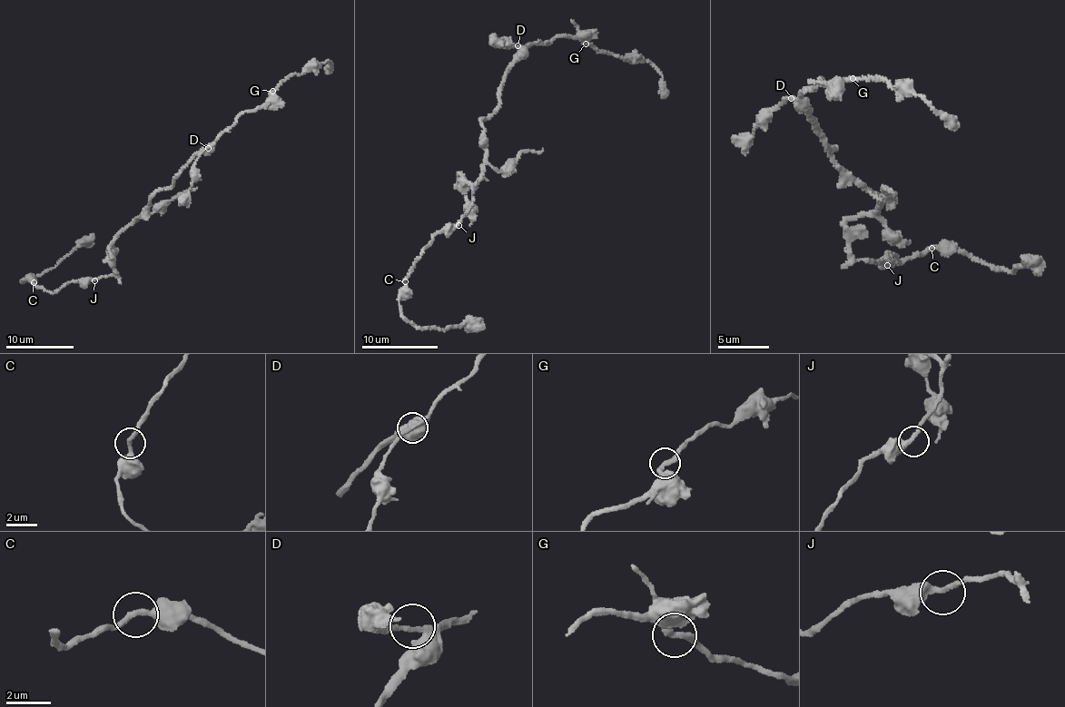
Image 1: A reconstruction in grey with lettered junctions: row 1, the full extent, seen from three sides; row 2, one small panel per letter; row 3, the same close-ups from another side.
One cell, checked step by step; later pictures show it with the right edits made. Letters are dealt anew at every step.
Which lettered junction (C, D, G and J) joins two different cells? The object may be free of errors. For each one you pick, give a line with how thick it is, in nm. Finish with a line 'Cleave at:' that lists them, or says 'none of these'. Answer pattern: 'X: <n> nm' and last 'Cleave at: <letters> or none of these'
Cleave at: none of these

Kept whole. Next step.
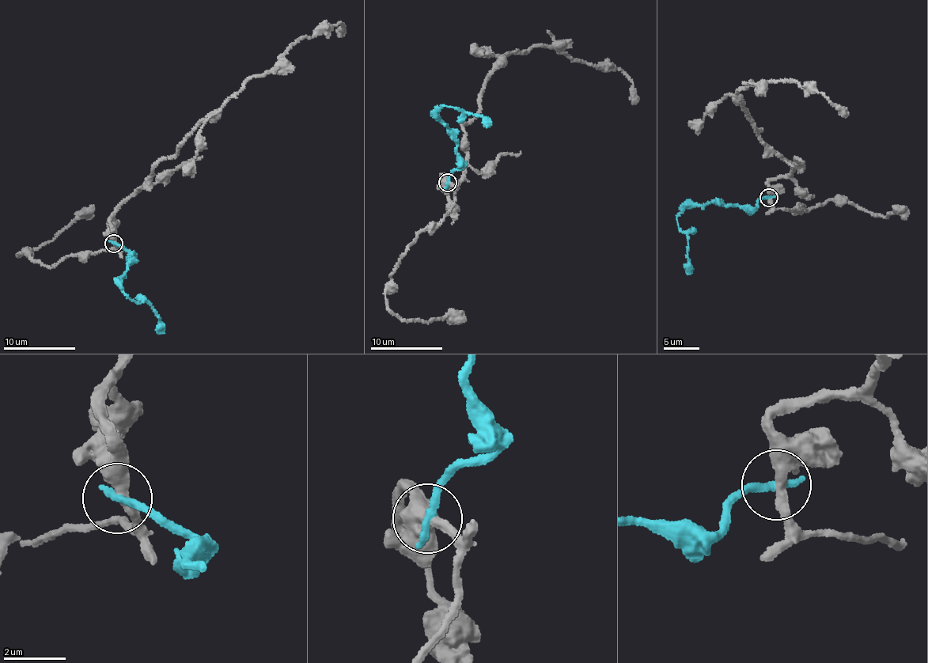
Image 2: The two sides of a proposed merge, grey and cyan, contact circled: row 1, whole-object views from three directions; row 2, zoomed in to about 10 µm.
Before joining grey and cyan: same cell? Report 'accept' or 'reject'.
reject

